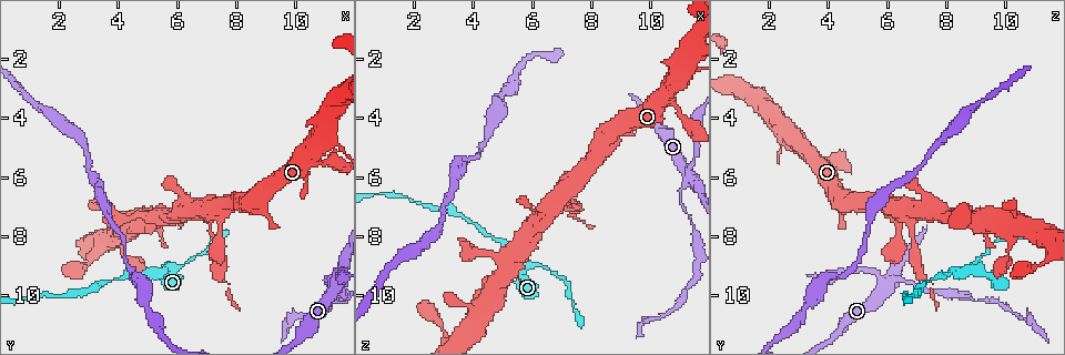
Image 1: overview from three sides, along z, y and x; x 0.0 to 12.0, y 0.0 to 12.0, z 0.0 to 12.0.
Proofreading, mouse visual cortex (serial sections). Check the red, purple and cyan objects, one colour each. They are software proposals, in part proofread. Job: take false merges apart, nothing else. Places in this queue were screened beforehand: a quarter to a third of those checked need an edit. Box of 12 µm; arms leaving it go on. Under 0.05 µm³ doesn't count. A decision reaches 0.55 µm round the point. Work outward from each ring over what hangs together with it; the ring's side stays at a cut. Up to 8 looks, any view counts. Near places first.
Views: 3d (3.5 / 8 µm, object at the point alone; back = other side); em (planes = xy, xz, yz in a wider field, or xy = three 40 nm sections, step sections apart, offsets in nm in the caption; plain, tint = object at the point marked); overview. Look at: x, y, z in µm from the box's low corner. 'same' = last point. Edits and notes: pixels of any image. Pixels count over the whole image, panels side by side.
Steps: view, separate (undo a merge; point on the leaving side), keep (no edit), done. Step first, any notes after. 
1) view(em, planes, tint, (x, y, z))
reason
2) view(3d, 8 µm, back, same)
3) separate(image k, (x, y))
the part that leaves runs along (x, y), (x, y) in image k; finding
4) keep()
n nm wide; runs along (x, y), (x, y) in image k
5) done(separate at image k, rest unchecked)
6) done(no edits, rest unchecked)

view(3d, 3.5 µm, (11.4, 9.5, 6.1))
four or more arms meet

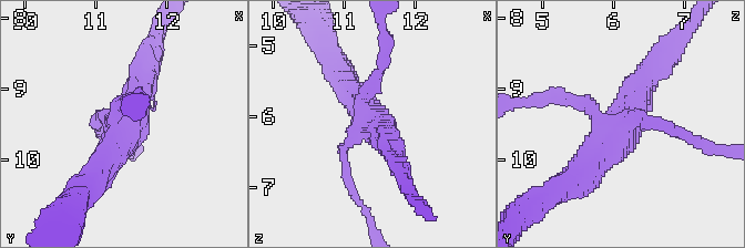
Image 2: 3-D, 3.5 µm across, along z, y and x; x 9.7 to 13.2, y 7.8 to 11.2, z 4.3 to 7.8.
view(em, xy, step 1, tint, (11.35, 9.55, 6.10))
4 arms; arms of 200, 200, 300, 400 nm; need the tissue

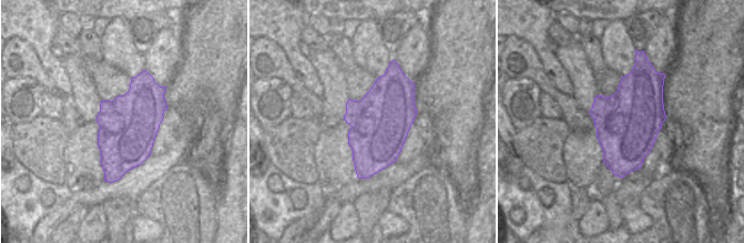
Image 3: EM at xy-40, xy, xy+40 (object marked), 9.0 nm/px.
separate(image 2, (665, 127))
the part that leaves runs along (629, 122), (665, 125), (717, 150) in image 2; two cells meet here

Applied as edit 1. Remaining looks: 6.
view(overview)
see it whole again

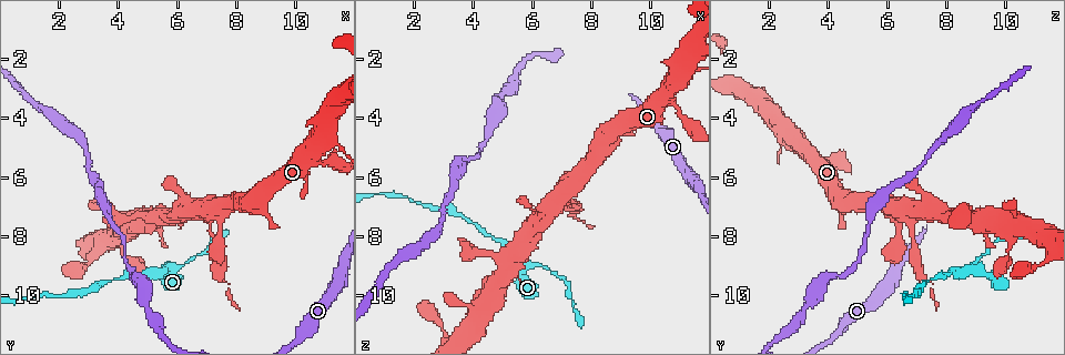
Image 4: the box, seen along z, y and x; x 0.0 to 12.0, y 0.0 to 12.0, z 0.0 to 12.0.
view(3d, 3.5 µm, (6.4, 8.9, 9.0))
a narrow waist

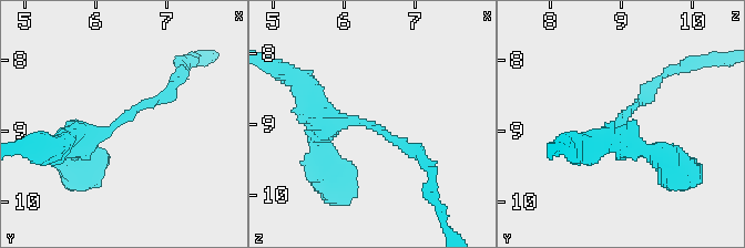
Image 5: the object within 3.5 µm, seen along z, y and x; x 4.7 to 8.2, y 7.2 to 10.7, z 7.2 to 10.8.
view(em, xy, step 3, tint, (6.40, 8.80, 9.05))
arms of 200, 350 nm; need the tissue

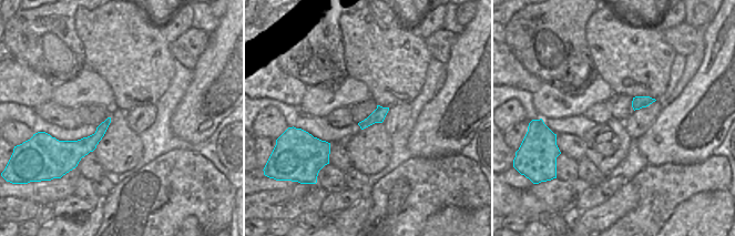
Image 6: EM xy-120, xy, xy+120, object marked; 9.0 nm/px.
view(em, planes, tint, same)

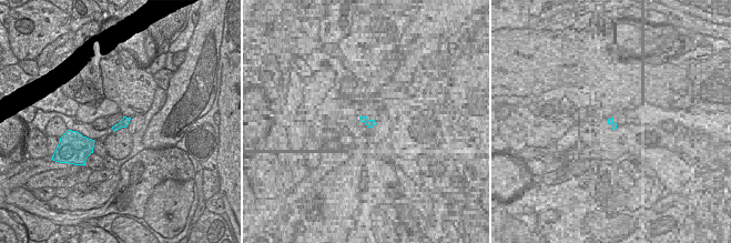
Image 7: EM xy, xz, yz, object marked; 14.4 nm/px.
keep()
runs along (73, 147), (175, 83) in image 5; all the same cell

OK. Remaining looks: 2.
done(separate at image 2, rest unchecked)

